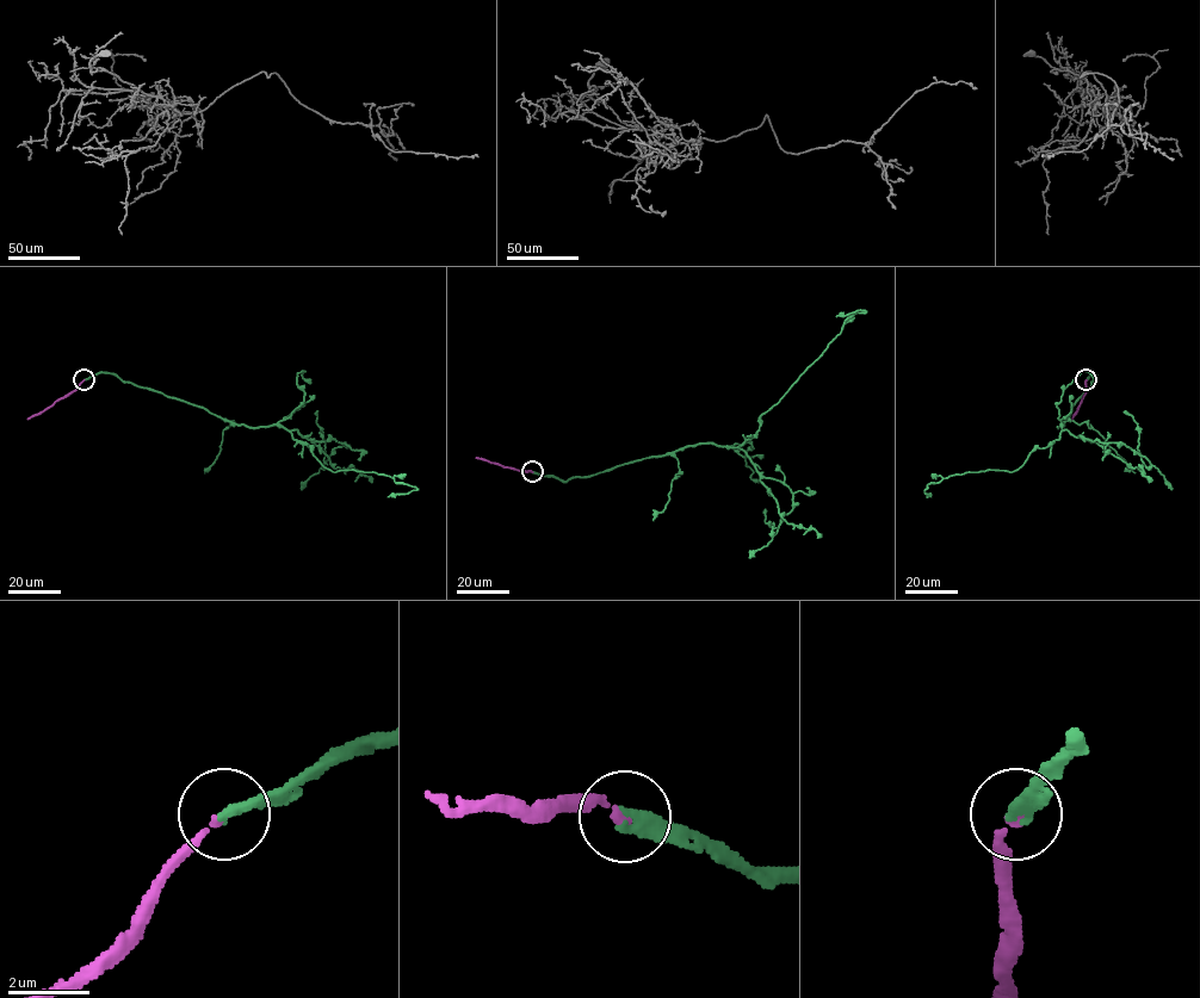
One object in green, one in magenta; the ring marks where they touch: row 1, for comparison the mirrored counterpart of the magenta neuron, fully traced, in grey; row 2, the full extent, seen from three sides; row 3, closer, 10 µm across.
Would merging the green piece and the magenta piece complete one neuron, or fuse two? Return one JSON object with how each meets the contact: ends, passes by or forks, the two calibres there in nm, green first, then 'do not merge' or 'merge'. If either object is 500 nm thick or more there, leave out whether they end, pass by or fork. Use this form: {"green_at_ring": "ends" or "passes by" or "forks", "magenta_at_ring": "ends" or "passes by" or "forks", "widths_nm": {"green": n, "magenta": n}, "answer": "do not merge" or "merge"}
{"green_at_ring": "ends", "magenta_at_ring": "ends", "widths_nm": {"green": 320, "magenta": 200}, "answer": "merge"}

